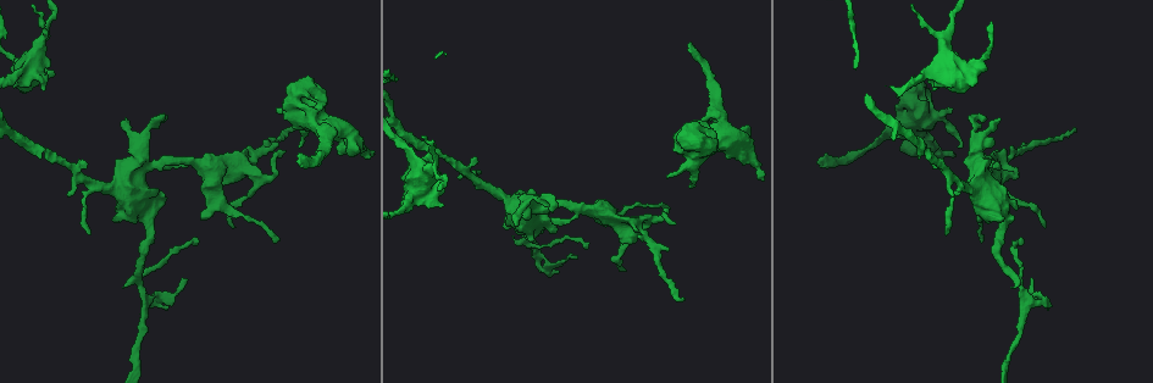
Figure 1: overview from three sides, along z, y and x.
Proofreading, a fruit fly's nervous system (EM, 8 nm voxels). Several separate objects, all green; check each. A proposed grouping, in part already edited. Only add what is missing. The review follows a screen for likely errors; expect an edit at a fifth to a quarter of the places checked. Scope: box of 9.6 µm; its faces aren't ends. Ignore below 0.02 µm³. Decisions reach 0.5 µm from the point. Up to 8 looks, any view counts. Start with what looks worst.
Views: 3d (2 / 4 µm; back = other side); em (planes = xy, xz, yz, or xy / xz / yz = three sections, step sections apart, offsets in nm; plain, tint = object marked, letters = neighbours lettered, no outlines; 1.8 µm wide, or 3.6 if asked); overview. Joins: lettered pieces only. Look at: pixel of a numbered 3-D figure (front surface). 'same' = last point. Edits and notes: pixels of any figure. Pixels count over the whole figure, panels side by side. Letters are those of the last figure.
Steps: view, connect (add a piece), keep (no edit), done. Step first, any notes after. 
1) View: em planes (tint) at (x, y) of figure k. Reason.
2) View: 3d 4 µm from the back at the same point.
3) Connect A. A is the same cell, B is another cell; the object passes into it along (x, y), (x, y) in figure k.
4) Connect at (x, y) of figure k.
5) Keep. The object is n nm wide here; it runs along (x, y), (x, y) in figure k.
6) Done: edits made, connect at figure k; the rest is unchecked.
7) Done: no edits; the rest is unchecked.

View: 3d 4 µm at (689, 45) of figure 1. An open end.

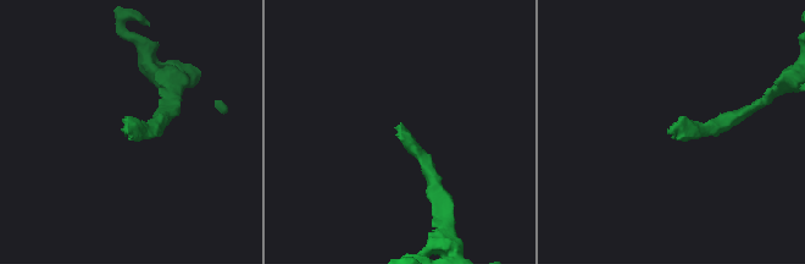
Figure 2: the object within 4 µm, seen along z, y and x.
View: em planes (letters) at (126, 134) of figure 2. Now the EM.

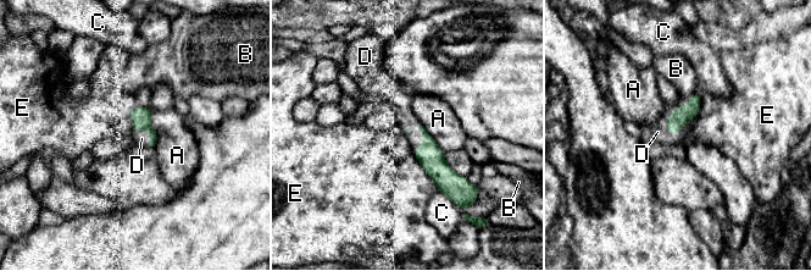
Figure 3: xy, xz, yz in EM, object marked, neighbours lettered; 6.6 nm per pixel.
Connect D. The object is 110 nm wide here; D is the same cell, A, B, C and E are other cells; it goes on there.

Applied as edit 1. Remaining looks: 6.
View: 3d 4 µm at (933, 90) of figure 1. Free end.

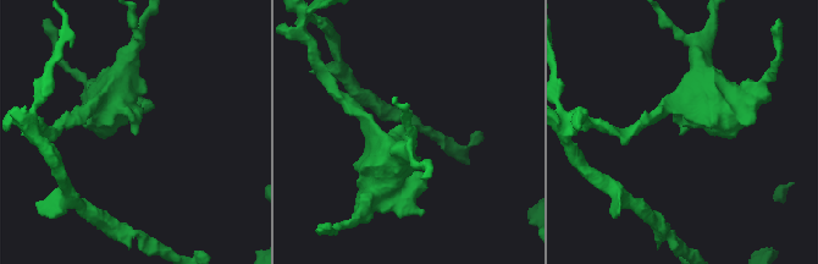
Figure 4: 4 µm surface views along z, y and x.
View: em planes (letters) at (680, 131) of figure 4. Need the tissue.

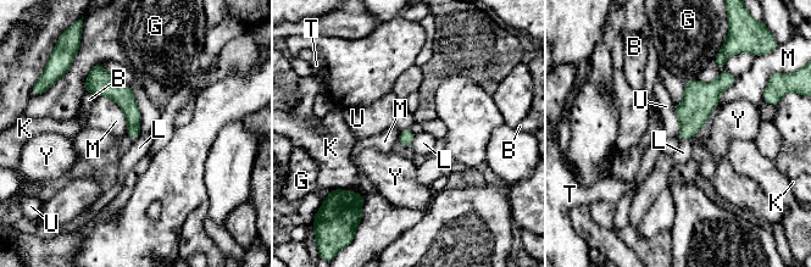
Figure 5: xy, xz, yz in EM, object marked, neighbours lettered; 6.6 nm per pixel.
Keep. The longest contact is with M, 320 nm; B, G, K, L, M, T, U and Y are other cells; none of them fits.

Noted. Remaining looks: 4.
View: em xy step 4 (letters) at (298, 145) of figure 1. An open end.

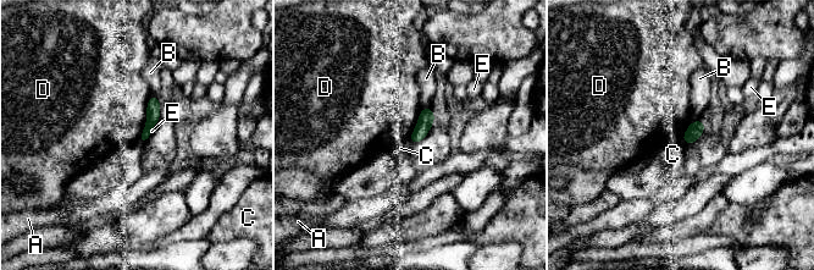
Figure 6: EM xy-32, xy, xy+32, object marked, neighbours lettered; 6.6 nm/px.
View: em planes (letters) at the same point. Cut it another way.

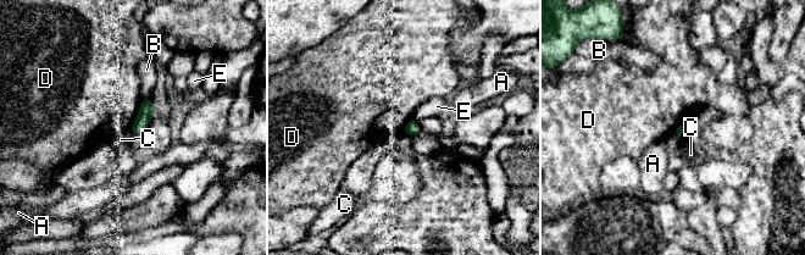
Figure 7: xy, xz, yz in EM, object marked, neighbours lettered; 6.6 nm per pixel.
Keep. A, B, C, D and E are other cells; a border runs along (142, 100), (140, 109), (129, 132) in figure 7; none of them fits.

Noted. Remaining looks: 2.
View: em planes (tint) at (160, 118) of figure 1. Thin end.

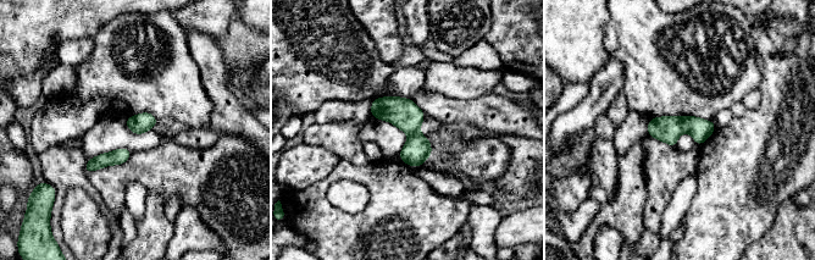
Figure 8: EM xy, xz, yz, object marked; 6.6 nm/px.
View: em planes (letters) at the same point. What lies round it.

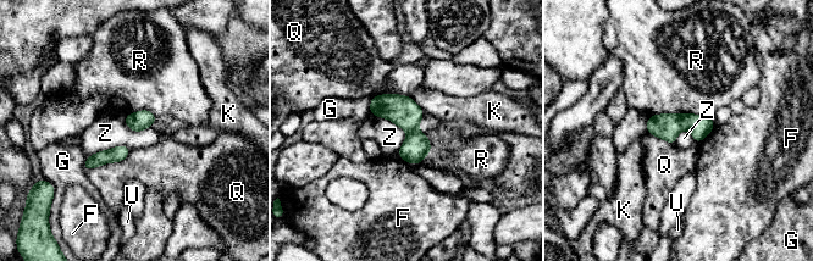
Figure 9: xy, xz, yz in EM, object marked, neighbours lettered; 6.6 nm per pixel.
Keep. F, G, K, Q, R, U and Z are other cells; a border runs along (371, 114), (407, 132), (397, 153) in figure 9; none of them fits.

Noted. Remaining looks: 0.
Done: edits made, connect at figure 3; the rest is unchecked.

